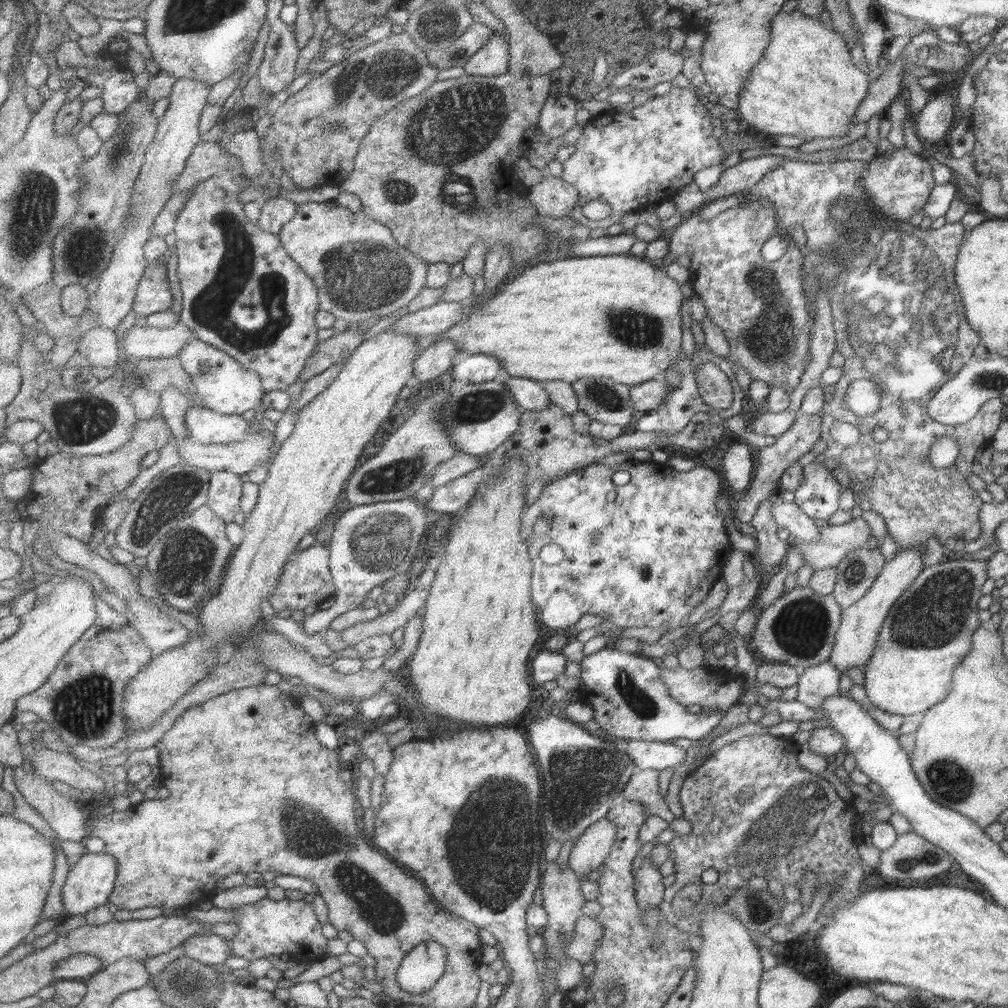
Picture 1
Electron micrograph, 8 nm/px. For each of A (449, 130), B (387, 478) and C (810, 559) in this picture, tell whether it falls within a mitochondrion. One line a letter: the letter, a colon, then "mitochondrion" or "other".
A: mitochondrion
B: mitochondrion
C: other

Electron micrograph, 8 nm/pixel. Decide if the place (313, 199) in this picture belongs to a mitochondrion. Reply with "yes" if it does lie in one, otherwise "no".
no

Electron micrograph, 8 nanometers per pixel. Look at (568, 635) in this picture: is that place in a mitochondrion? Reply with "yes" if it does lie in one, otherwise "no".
no

